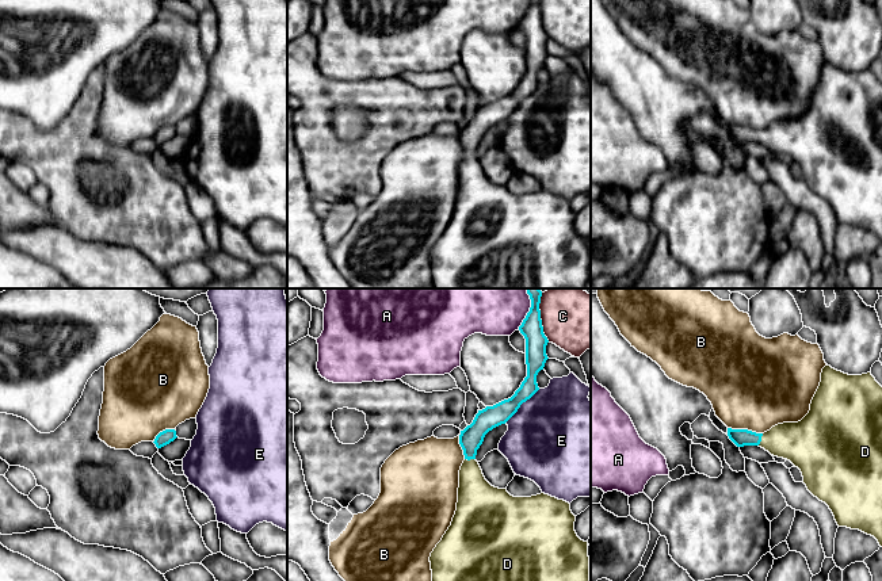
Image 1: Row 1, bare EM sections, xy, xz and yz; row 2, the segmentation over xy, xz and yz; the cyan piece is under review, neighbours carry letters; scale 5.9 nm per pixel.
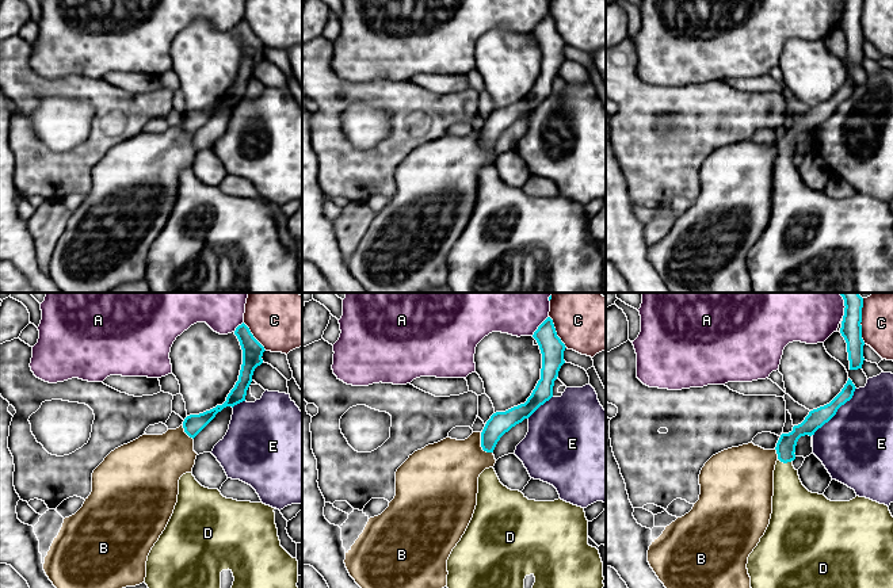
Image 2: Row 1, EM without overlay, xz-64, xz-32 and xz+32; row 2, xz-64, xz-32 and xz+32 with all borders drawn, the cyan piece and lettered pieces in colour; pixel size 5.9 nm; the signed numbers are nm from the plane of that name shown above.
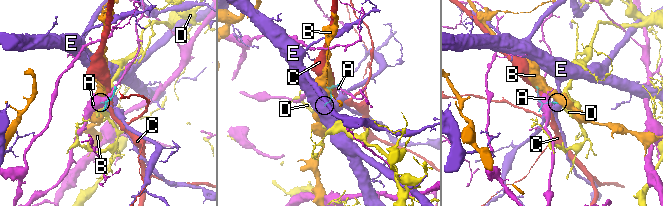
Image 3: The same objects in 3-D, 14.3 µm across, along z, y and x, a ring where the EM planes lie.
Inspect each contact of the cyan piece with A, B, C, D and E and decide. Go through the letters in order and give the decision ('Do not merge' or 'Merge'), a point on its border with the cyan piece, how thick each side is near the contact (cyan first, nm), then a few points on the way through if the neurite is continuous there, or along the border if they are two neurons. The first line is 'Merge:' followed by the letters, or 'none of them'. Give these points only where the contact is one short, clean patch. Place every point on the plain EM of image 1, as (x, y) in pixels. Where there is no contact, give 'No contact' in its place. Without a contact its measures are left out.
Merge: D
A: Do not merge. Touches cyan at xz (526, 12). Thickness 130 nm (cyan) against 190 nm
B: Do not merge. Touches cyan at yz (745, 126). Thickness 100 nm (cyan) against 500 nm. Boundary: yz (728, 123), (762, 130)
C: Do not merge. Touches cyan at xz (541, 19). Thickness 130 nm (cyan) against 300 nm. Boundary: xz (538, 0), (542, 29), (549, 38)
D: Merge. Touches cyan at yz (760, 136). Thickness 100 nm (cyan) against 260 nm. Path across: yz (740, 134), (760, 136), (802, 140)
E: Do not merge. Touches cyan at xz (522, 99). Thickness 140 nm (cyan) against 480 nm. Boundary: xz (539, 85), (506, 118)

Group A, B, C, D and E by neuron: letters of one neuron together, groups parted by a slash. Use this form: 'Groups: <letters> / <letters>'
Groups: A / B / C / D / E

